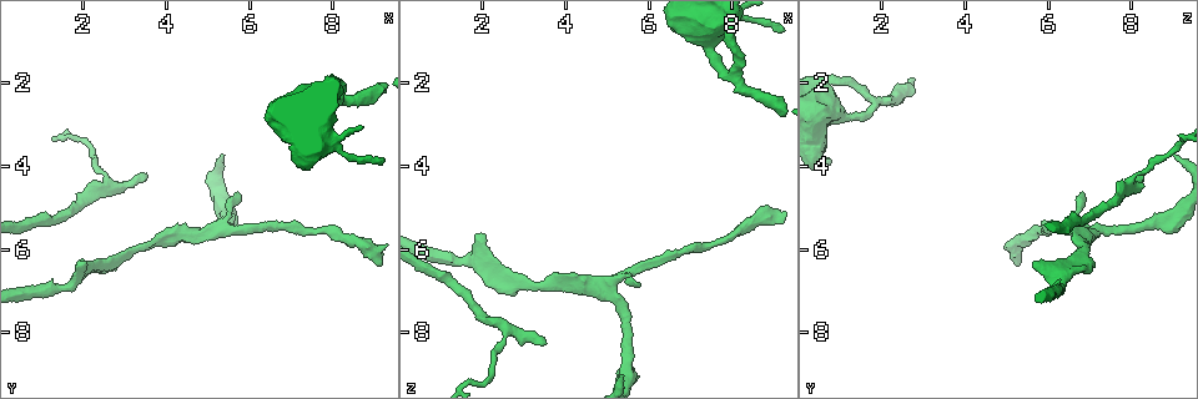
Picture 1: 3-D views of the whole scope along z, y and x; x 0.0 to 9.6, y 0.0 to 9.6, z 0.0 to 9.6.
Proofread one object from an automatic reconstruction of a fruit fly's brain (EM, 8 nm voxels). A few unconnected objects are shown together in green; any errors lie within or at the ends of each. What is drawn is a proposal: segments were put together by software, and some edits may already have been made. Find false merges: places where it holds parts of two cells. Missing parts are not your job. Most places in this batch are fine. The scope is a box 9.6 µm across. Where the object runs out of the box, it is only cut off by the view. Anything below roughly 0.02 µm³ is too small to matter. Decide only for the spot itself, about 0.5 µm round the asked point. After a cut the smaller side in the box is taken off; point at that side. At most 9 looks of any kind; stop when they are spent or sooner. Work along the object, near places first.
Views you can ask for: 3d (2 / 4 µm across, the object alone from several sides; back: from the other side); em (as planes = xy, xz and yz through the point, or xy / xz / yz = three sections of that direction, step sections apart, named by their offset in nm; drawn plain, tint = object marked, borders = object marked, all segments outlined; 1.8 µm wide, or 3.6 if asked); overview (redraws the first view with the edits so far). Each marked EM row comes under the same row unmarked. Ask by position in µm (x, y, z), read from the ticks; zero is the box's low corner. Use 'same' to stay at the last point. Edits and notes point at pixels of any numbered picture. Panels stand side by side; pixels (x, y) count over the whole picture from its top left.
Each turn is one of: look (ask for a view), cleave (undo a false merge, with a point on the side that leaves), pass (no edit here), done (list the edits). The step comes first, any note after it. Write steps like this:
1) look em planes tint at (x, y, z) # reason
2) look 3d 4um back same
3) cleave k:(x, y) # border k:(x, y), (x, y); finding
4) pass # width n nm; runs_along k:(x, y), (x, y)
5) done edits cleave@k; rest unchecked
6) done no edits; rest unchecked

look em planes tint at (8.25, 5.70, 5.50) # thick turns thin

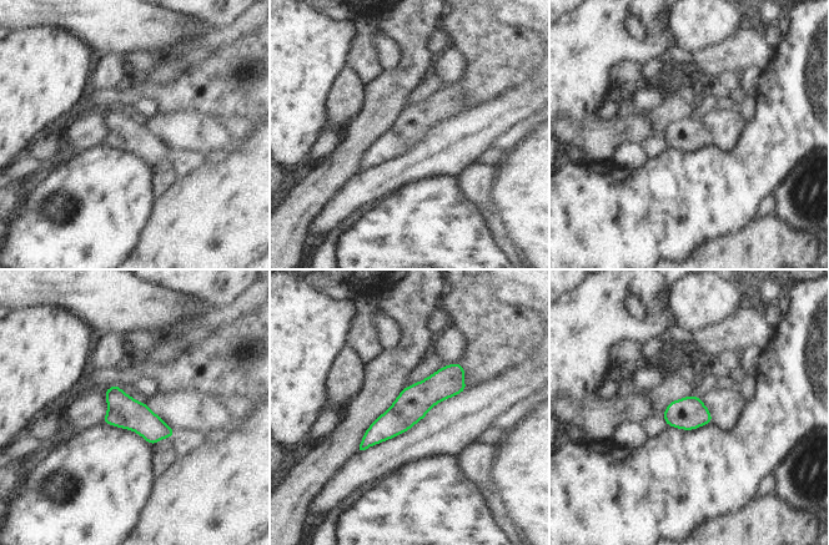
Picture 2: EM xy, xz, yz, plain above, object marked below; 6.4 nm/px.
pass # runs_along 2:(457, 366), (433, 389), (362, 447); continuous, no second cell

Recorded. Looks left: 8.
look em planes tint at (5.10, 5.50, 7.20) # three-way junction

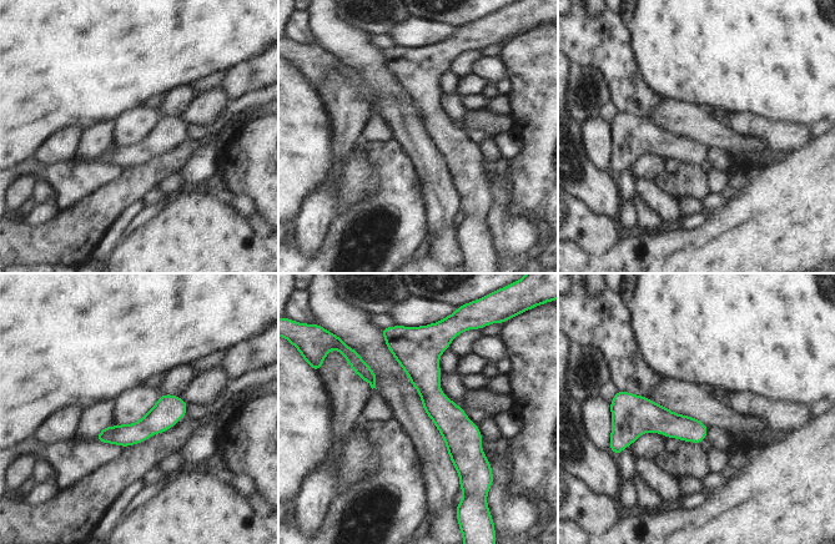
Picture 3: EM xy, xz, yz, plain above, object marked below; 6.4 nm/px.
pass # width 170 nm; runs_along 3:(392, 343), (462, 437), (462, 473); all the same cell

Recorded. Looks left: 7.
look em 3.6um xy step 16 tint at (2.70, 6.40, 6.85) # branch point

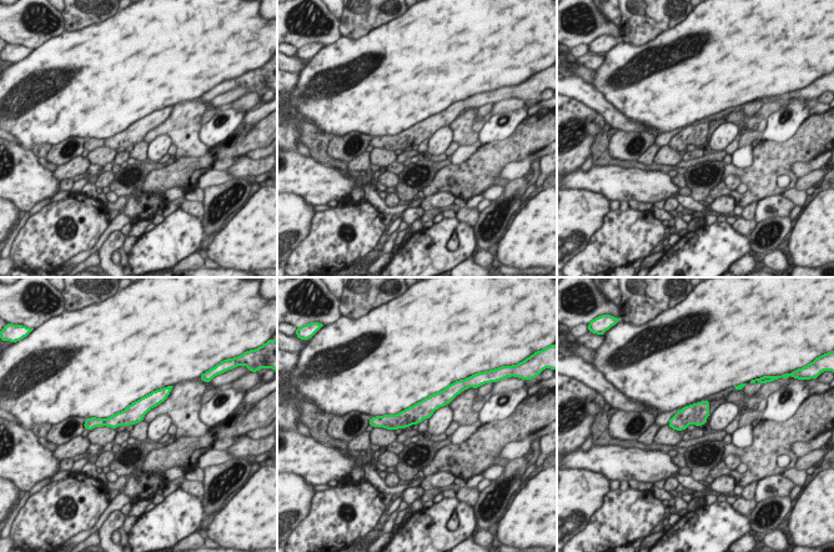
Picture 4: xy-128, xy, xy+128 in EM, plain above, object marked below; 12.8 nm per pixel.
pass # one cell here

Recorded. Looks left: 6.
look em planes tint at (8.20, 2.20, 1.45) # thick turns thin

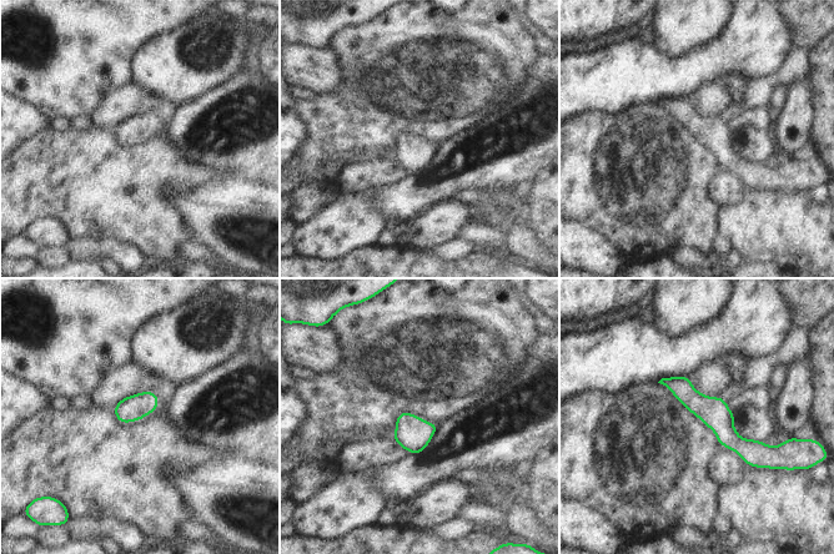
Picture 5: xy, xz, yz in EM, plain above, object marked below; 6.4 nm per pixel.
pass # runs_along 5:(664, 381), (763, 457); continuous, no second cell

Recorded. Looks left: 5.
done no edits; rest unchecked

